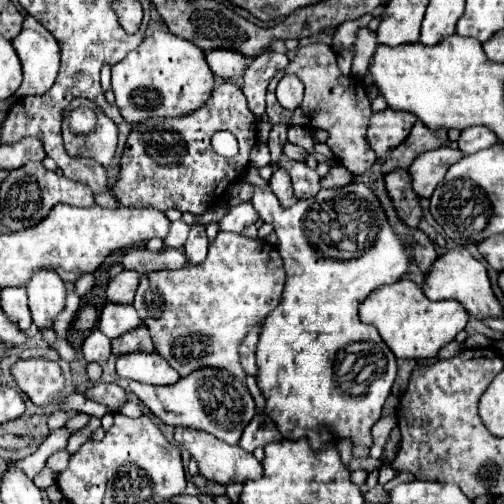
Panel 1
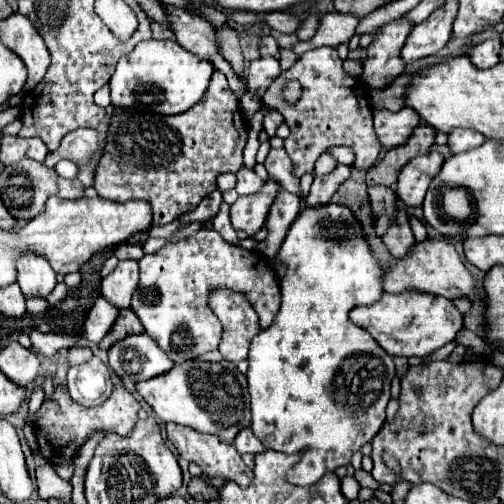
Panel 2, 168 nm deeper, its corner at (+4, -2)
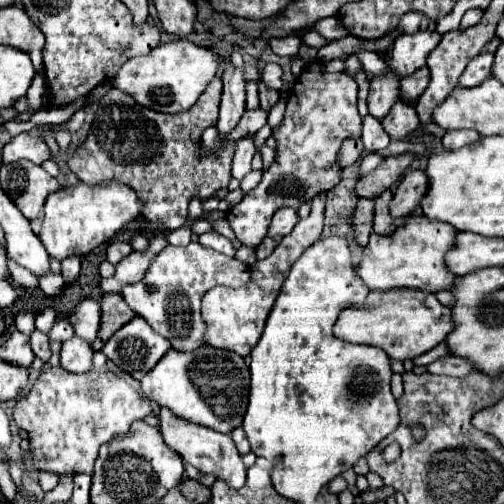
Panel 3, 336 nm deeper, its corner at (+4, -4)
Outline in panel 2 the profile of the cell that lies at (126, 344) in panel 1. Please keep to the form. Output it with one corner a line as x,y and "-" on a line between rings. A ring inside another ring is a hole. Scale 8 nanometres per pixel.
124,308
124,310
120,310
112,330
106,334
106,338
102,338
102,342
98,346
102,350
108,350
114,342
118,342
118,340
122,340
122,338
126,338
130,334
140,334
140,332
144,332
140,320
136,318
136,314
130,308

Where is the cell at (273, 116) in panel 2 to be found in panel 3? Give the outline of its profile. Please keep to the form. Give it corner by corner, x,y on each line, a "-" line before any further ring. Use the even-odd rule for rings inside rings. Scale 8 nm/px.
262,82
258,84
258,92
260,92
260,108
264,112
270,112
272,106
278,104
278,90
272,90
272,88
266,88

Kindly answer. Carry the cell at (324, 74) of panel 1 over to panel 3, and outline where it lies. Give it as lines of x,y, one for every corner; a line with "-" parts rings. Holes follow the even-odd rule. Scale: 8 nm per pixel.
310,62
296,78
292,94
286,102
284,120
274,138
278,140
276,160
262,174
260,184
244,194
226,216
236,238
246,246
258,246
268,232
270,218
282,206
298,208
316,194
338,184
336,156
344,140
362,136
362,116
356,108
358,86
348,72
328,72
322,62

